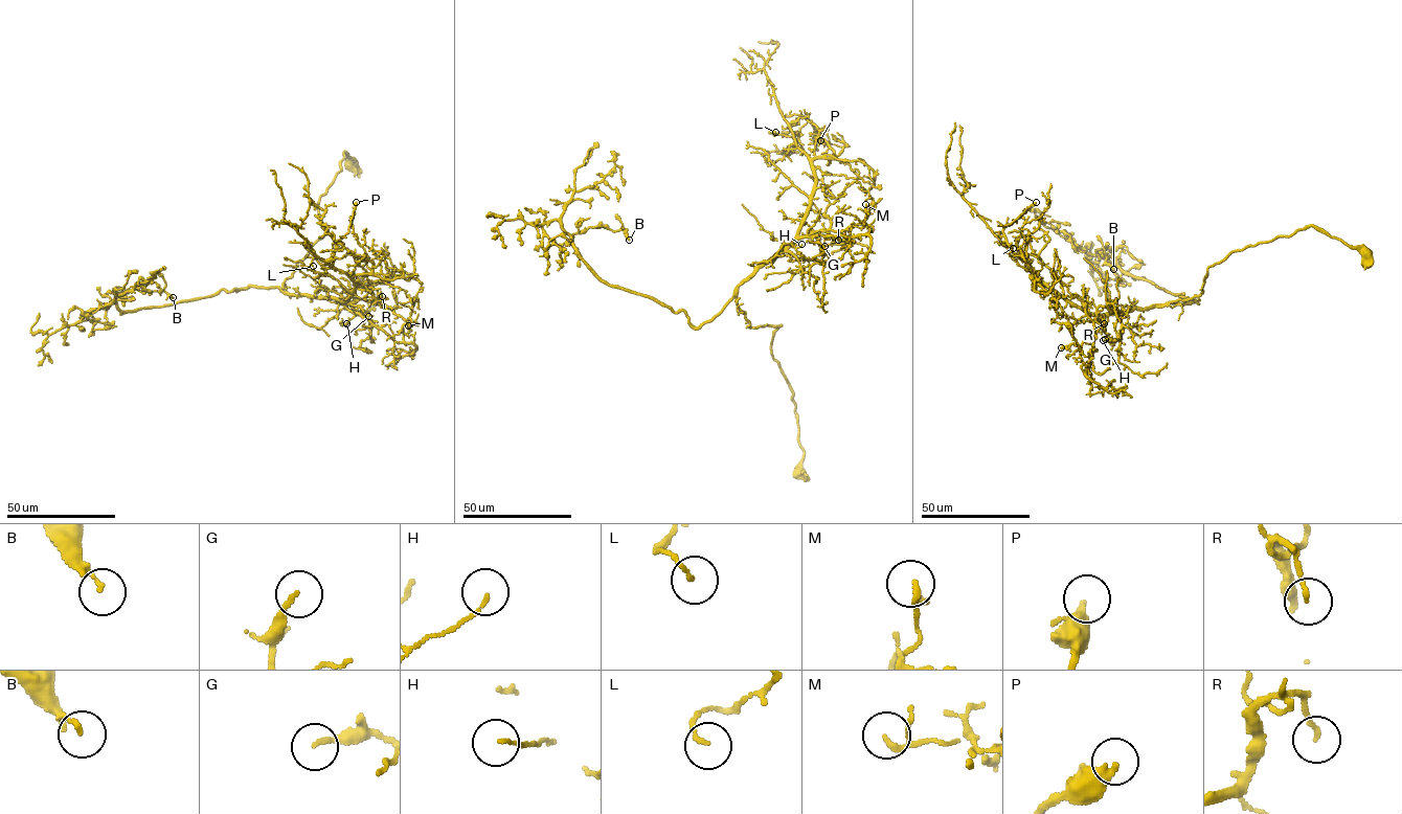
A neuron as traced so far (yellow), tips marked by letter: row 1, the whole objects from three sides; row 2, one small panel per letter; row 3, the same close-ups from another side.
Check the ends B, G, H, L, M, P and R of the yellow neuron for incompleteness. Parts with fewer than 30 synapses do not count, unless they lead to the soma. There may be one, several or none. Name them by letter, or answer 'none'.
none

